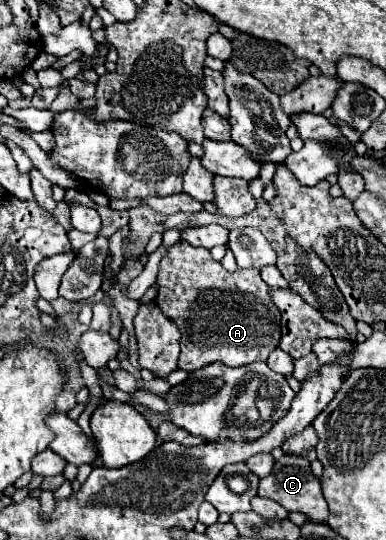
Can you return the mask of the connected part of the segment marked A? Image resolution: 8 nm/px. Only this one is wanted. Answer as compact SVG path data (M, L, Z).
M175 243L159 263L157 285L159 285L159 295L155 303L181 331L181 357L179 357L181 369L197 371L215 361L227 367L243 367L253 361L267 361L269 353L279 347L281 315L275 303L271 301L269 287L261 279L259 271L235 269L229 273L219 261L213 261L207 249L201 249L201 247L195 249L195 247L189 247L189 243L187 245Z

